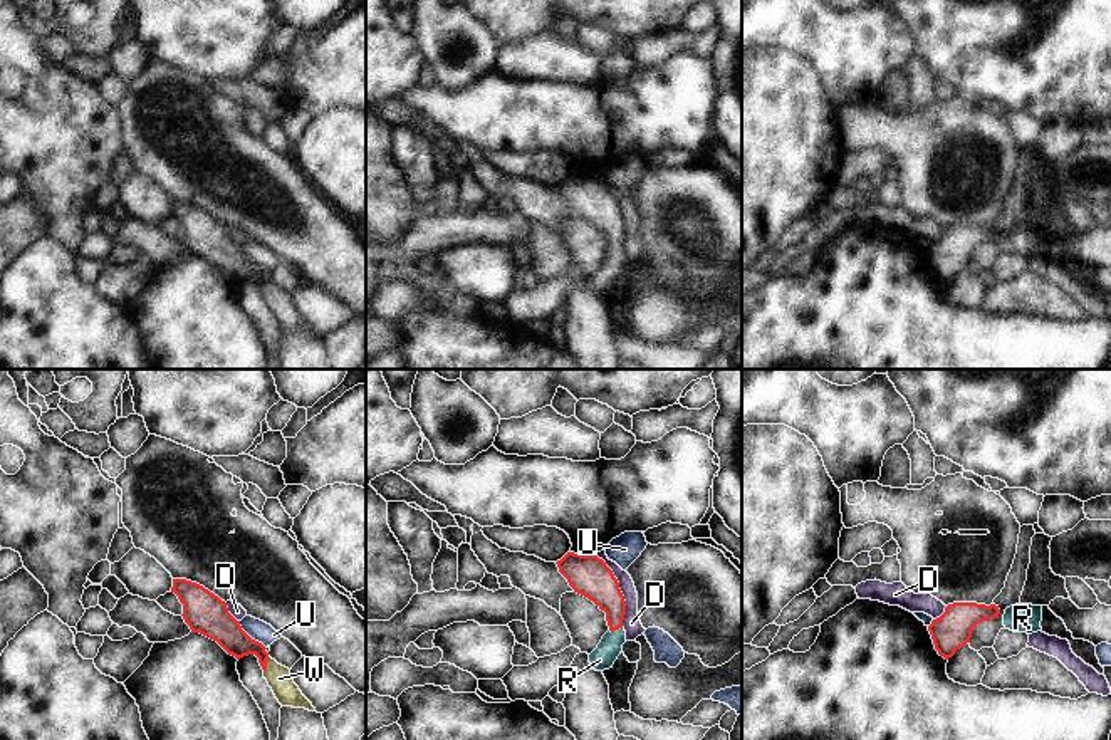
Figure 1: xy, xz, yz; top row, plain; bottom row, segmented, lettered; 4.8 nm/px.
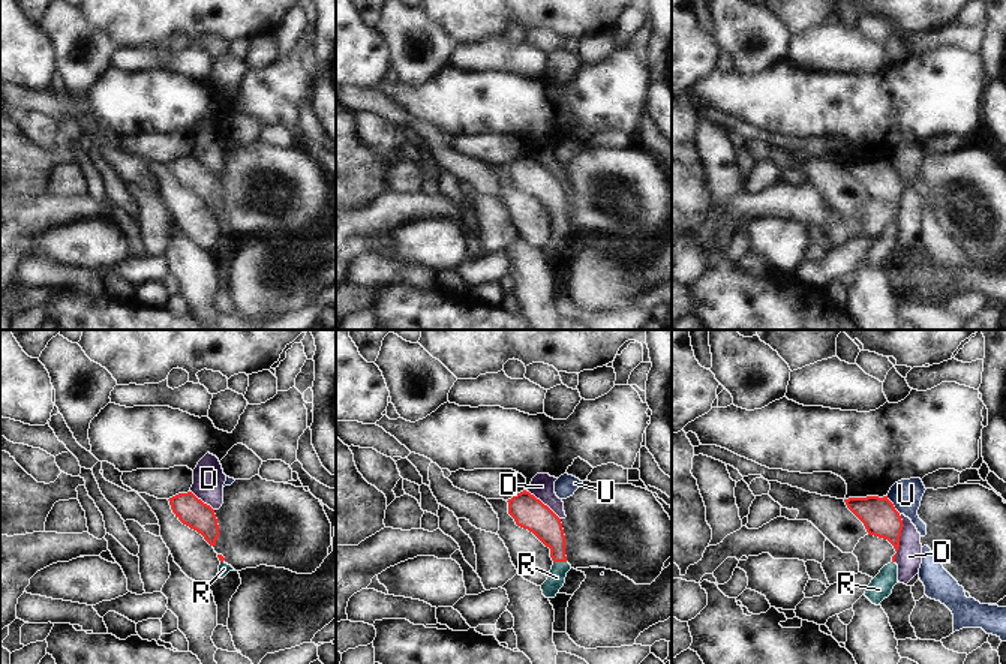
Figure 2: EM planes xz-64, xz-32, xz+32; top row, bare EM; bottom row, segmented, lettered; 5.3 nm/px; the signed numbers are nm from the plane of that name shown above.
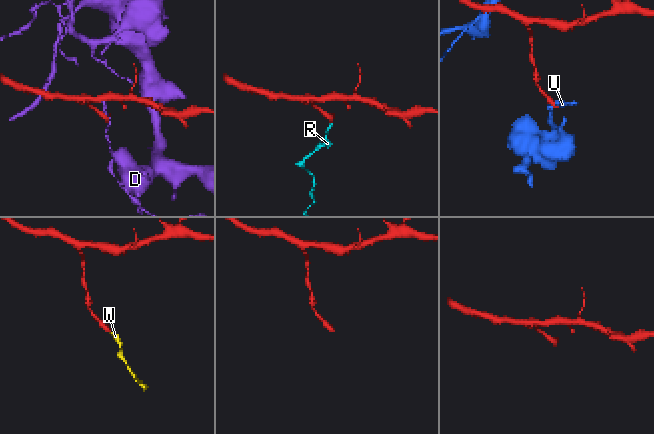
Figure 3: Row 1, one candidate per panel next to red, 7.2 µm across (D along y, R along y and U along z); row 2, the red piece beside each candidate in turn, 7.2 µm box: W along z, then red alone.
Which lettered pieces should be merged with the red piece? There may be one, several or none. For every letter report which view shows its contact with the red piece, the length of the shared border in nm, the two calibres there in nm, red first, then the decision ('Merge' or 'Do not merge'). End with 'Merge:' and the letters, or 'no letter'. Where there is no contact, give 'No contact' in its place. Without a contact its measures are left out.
D: Touches red in xz. Shared border 380 nm. Thickness 200 nm (red) against 90 nm. Do not merge
R: Touches red in xz. Shared border 70 nm. Thickness 180 nm (red) against 110 nm. Merge
U: Touches red in xy. Shared border 180 nm. Thickness 200 nm (red) against 100 nm. Do not merge
W: Touches red in xy. Shared border 90 nm. Thickness 140 nm (red) against 120 nm. Merge
Merge: R, W

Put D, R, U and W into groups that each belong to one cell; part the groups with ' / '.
D / R W / U

